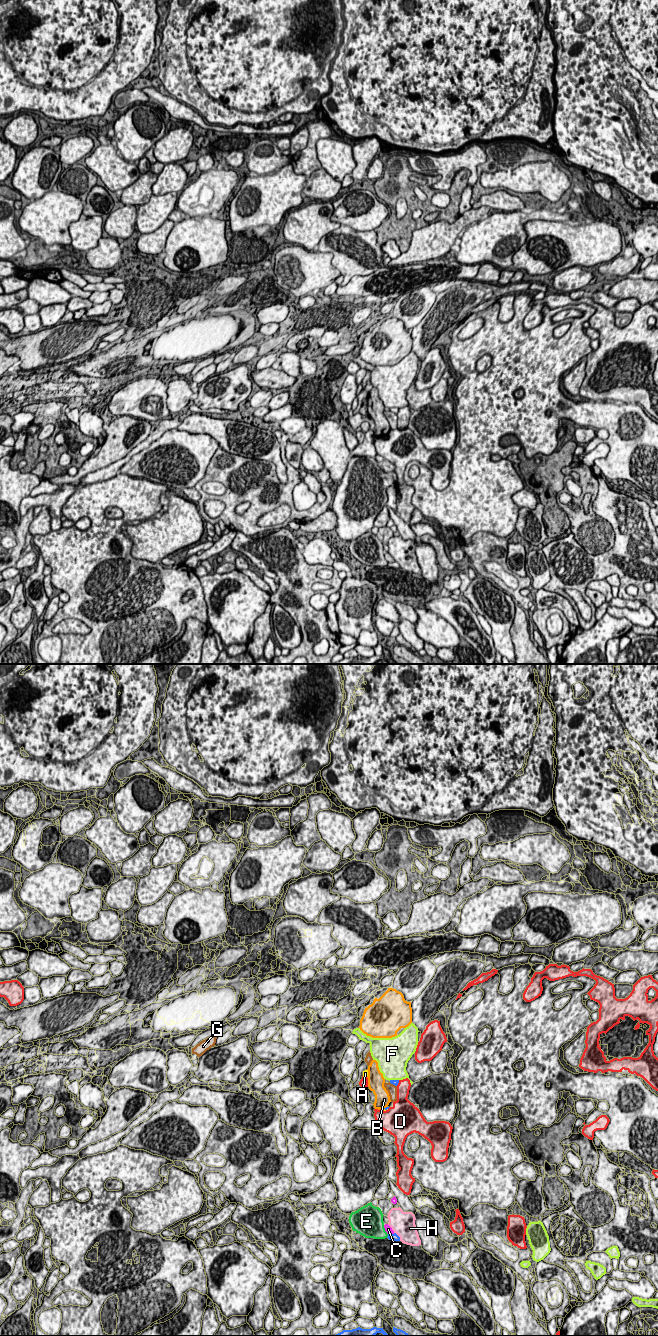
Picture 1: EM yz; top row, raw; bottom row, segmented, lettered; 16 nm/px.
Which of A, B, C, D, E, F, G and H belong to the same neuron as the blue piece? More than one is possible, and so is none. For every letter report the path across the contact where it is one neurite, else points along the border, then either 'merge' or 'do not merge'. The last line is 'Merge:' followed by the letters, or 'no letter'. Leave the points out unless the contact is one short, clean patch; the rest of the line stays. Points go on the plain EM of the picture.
A: border yz (387, 436), (384, 437); do not merge
B: do not merge
C: do not merge
D: do not merge
E: do not merge
F: do not merge
G: border yz (389, 410), (396, 414); do not merge
H: do not merge
Merge: no letter

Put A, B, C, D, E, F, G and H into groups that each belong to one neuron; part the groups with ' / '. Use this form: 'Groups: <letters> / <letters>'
Groups: A / B / C / D / E / F / G / H

